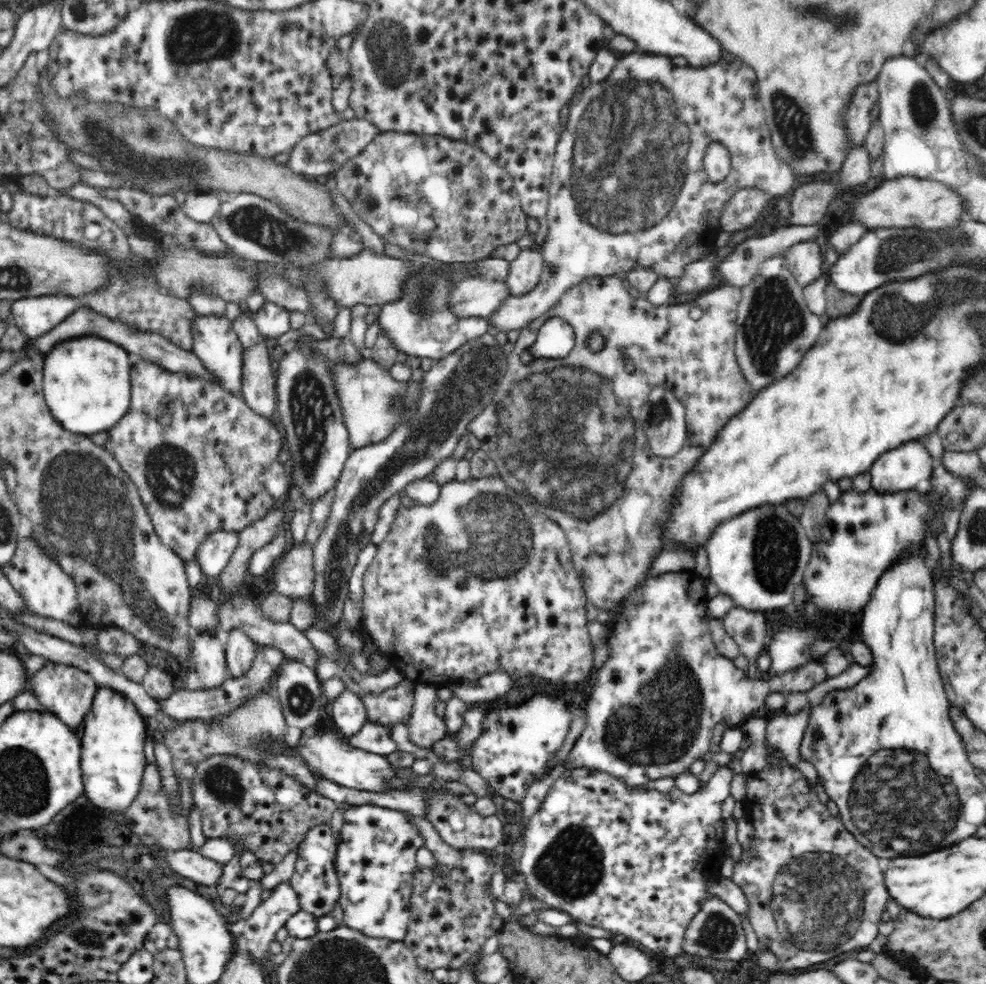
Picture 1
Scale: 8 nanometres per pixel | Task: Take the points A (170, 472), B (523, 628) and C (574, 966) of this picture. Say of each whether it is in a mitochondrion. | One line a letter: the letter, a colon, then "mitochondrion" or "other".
A: mitochondrion
B: other
C: other

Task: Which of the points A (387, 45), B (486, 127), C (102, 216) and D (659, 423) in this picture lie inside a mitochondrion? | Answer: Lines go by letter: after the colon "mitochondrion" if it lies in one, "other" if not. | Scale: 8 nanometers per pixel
A: mitochondrion
B: other
C: other
D: mitochondrion

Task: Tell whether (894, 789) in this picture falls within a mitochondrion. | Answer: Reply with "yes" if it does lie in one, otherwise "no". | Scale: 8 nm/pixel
yes

